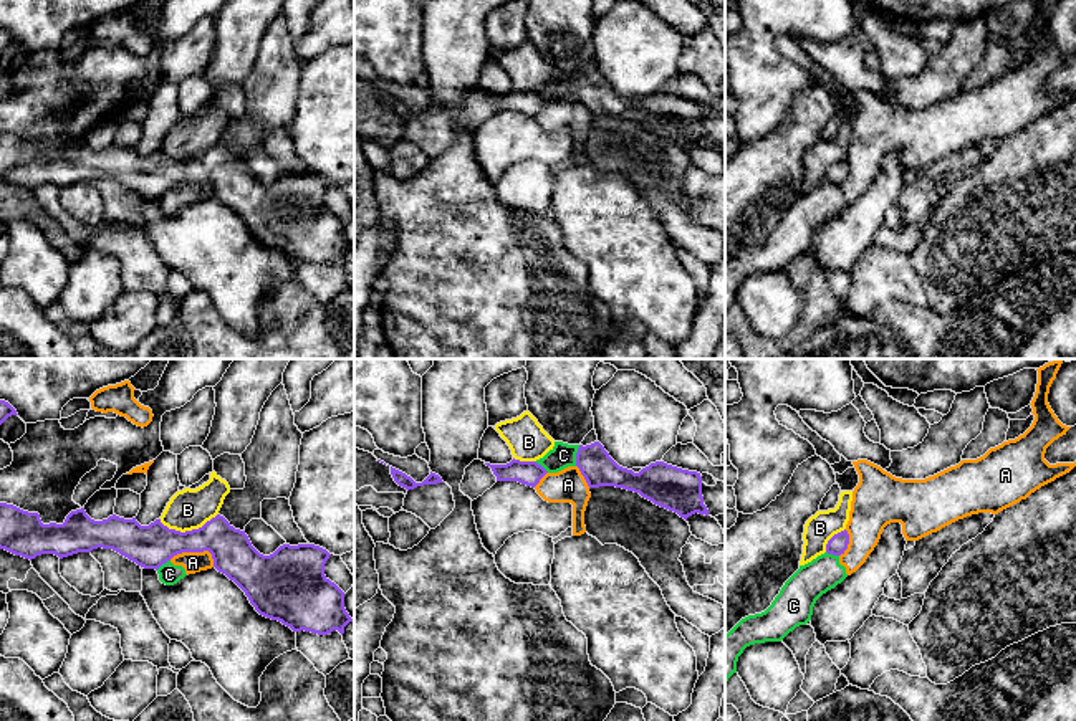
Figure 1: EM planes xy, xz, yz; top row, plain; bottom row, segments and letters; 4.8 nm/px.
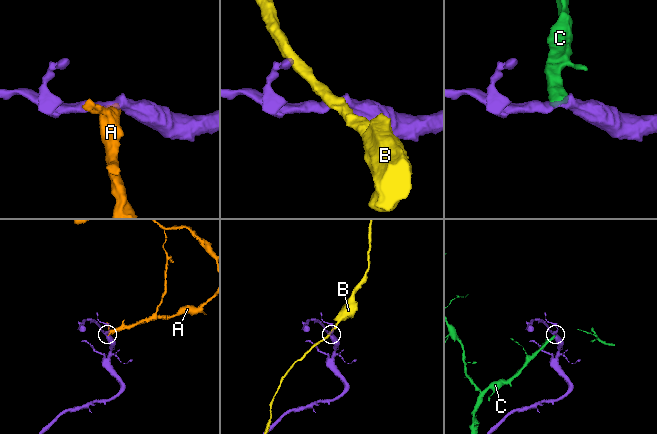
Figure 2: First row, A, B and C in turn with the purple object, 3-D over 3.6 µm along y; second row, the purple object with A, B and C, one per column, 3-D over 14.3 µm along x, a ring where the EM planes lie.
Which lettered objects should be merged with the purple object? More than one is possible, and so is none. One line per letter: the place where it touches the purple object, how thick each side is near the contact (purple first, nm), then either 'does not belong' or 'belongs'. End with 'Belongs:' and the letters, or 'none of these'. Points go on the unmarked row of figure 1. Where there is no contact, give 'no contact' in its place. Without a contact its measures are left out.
A: xy (196, 181) | 200/100 nm | does not belong
B: xy (187, 161) | 200/200 nm | does not belong
C: xz (576, 85) | 160/120 nm | does not belong
Belongs: none of these

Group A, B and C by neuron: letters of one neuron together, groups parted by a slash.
A C / B

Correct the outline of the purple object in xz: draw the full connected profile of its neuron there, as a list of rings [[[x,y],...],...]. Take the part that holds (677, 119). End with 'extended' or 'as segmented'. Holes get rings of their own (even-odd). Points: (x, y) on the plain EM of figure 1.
[[[599,71],[579,74],[576,96],[589,117],[616,116],[639,122],[654,134],[677,142],[685,150],[695,142],[709,146],[702,126],[702,106],[697,101],[656,91],[634,103],[619,96]]] | as segmented

